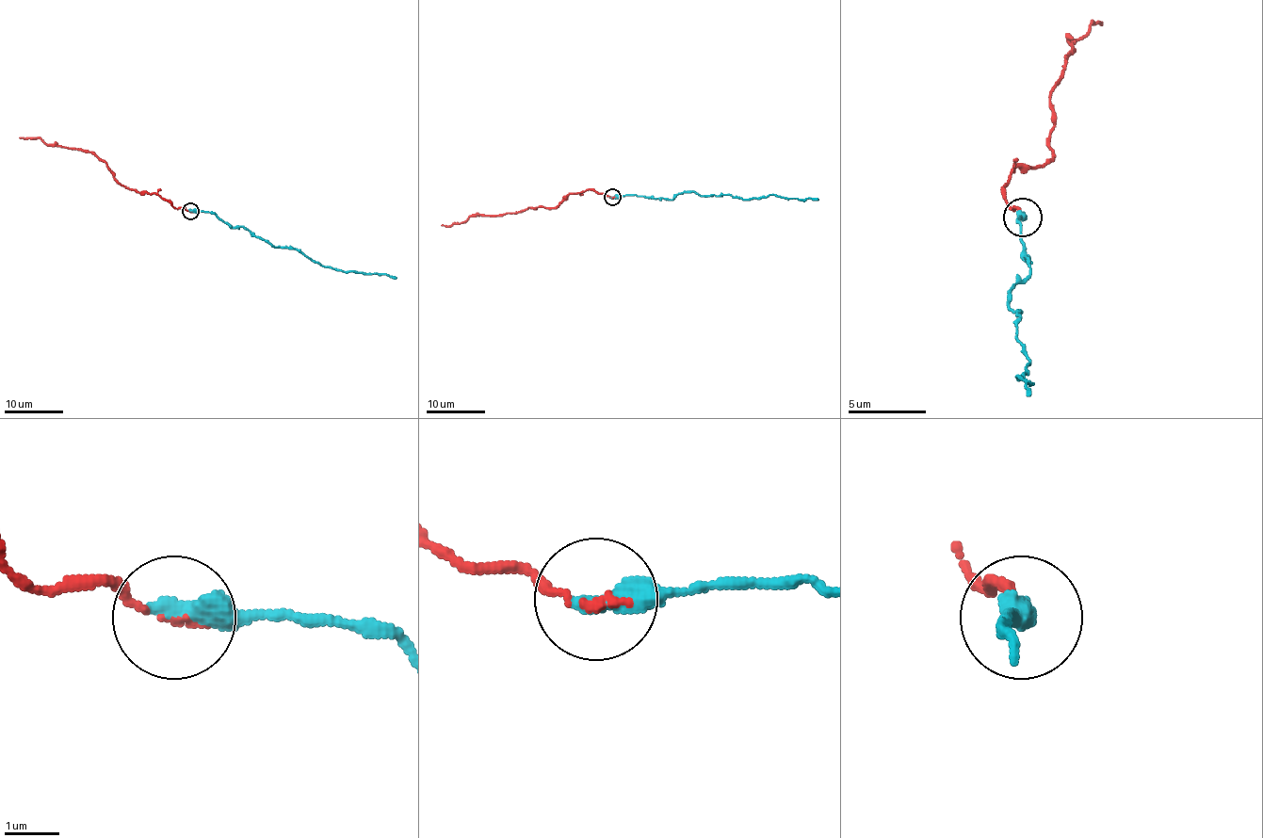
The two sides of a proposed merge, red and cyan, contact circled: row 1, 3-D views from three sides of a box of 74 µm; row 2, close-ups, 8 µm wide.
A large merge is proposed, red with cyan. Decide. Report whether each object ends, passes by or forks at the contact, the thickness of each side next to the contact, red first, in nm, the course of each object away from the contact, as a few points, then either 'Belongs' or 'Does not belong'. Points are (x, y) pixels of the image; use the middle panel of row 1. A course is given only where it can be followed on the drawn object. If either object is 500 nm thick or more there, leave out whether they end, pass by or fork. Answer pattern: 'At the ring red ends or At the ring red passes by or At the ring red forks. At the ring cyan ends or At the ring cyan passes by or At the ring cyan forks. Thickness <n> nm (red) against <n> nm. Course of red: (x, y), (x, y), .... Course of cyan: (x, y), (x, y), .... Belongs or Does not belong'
At the ring red ends. At the ring cyan ends. Thickness 120 nm (red) against 480 nm. Course of red: (613, 197), (585, 189), (571, 193), (555, 207), (473, 215), (462, 223), (442, 225). Course of cyan: (613, 197), (636, 194), (671, 200), (693, 191), (817, 200). Belongs

